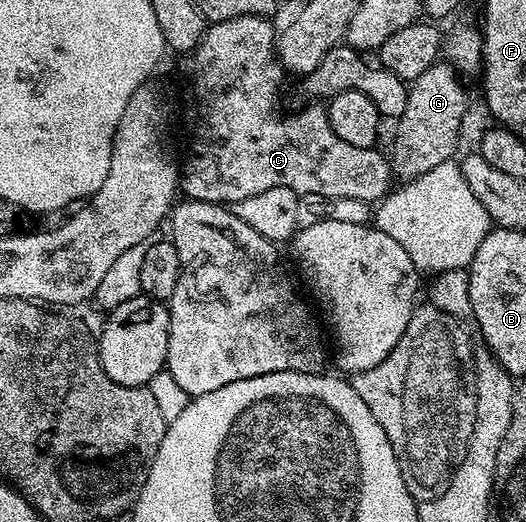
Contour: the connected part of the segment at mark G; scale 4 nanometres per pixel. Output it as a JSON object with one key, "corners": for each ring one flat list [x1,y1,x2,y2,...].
{"corners":[[437,63,422,71,422,75,411,82,406,111,402,111,395,122,396,138,392,141,390,152,393,174,401,182,426,175,426,171,434,171,438,163,446,163,457,156,456,144,460,141,460,128,468,113,468,97,460,81,463,81,461,74,451,65]]}

